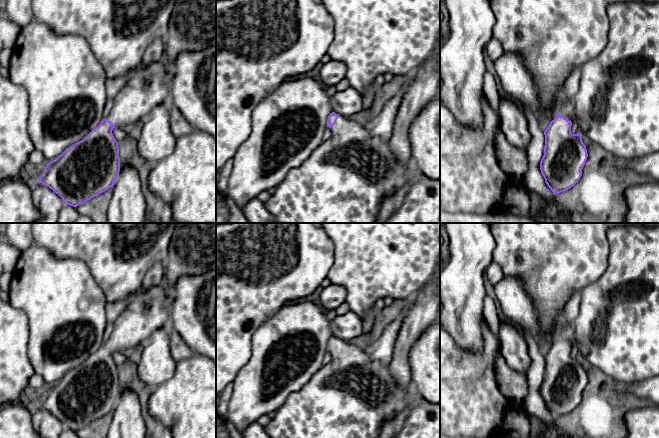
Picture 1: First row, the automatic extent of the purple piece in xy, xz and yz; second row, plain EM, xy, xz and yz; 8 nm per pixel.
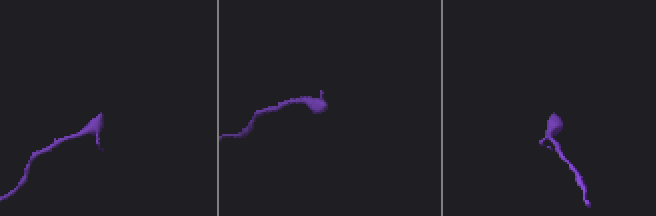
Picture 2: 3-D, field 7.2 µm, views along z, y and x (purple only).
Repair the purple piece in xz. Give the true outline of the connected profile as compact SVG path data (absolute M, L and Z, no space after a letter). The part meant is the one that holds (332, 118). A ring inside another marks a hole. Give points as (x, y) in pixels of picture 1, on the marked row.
M332 112L328 116L327 127L331 129L332 136L324 140L300 166L290 170L284 180L275 187L275 192L264 202L266 208L274 216L275 223L375 223L383 200L408 184L416 172L412 163L403 165L397 160L390 150L388 141L372 136L369 132L368 124L365 124L359 117L341 116Z

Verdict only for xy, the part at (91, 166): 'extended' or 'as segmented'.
extended

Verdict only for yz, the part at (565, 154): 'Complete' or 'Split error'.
Split error

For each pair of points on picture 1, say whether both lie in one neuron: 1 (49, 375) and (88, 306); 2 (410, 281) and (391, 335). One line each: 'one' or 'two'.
1: one
2: two

